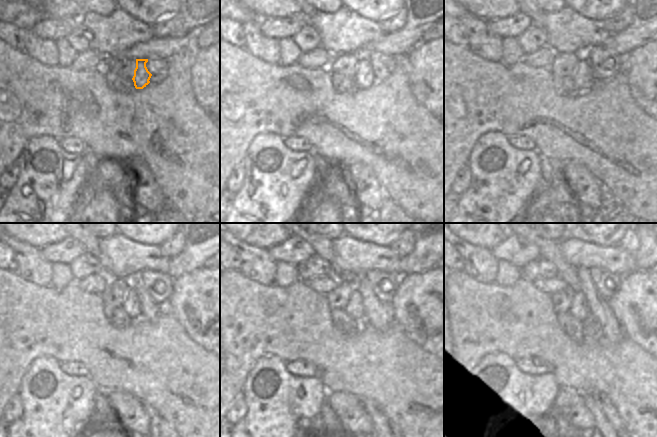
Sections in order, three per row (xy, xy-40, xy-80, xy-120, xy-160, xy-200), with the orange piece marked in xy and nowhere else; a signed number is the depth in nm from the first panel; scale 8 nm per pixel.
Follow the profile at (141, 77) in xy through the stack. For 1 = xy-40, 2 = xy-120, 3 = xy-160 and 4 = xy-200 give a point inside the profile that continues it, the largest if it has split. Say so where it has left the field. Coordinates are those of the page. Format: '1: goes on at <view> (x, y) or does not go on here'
1: goes on at xy-40 (364, 77)
2: goes on at xy-120 (131, 304)
3: goes on at xy-160 (354, 307)
4: goes on at xy-200 (578, 308)

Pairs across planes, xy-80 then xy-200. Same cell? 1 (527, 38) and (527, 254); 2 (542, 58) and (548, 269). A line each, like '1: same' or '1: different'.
1: different
2: different

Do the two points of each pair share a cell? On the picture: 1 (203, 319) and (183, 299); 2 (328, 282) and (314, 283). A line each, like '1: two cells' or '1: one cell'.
1: one cell
2: one cell

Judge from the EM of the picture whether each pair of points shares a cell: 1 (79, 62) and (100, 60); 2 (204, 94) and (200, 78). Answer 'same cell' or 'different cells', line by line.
1: same cell
2: same cell

